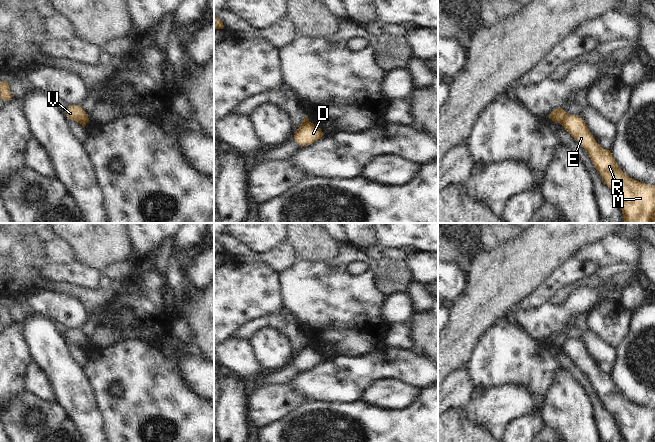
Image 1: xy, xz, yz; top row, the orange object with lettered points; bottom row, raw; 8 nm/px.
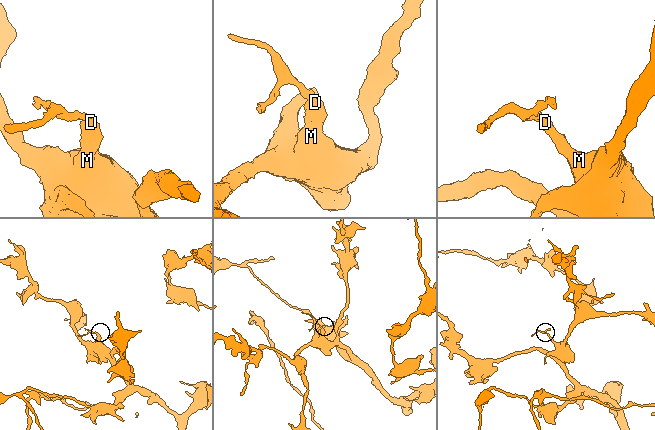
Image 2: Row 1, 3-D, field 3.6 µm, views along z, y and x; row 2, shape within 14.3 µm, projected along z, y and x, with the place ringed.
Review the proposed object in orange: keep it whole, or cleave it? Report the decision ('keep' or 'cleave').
cleave

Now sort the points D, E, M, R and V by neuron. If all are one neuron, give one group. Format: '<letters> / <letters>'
D E M R / V

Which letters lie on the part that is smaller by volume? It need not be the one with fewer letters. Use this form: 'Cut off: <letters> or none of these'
Cut off: V

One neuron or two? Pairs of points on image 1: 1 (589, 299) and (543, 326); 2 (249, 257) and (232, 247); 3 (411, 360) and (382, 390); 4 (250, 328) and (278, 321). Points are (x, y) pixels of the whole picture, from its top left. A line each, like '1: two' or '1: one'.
1: one
2: one
3: two
4: one

